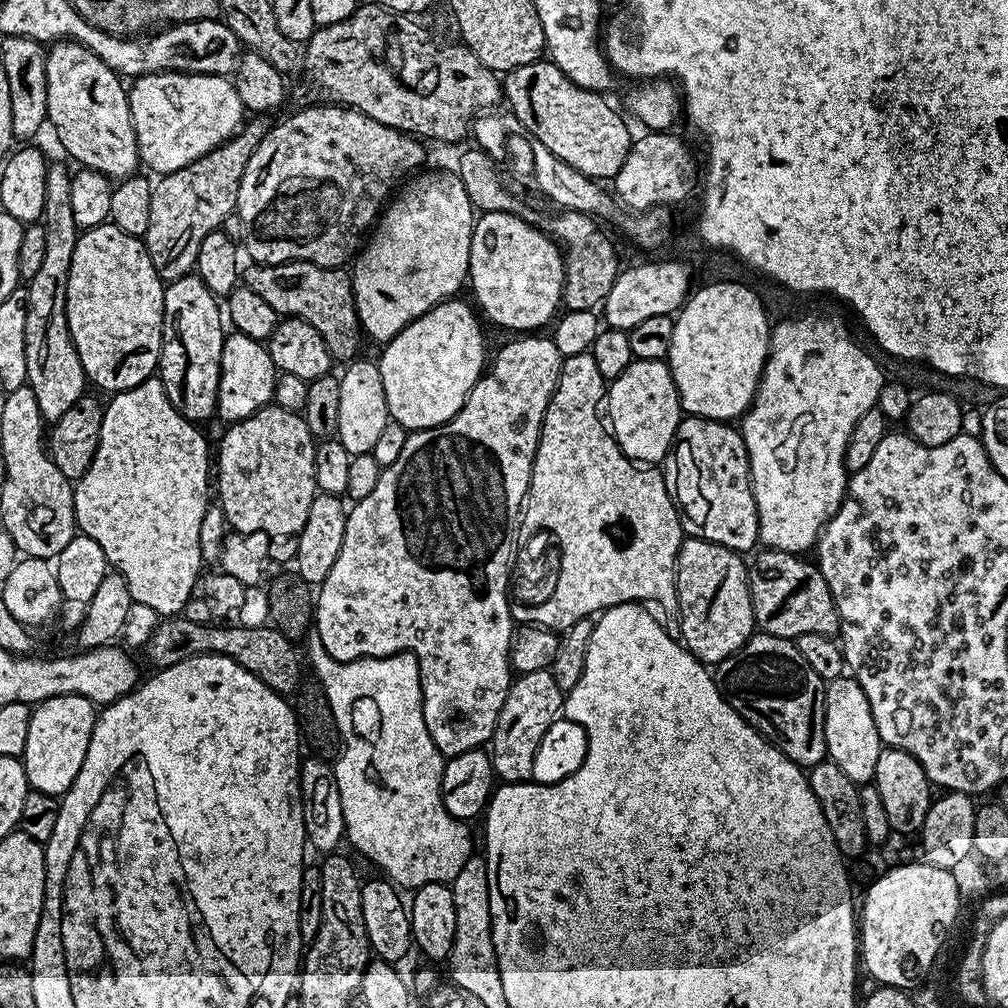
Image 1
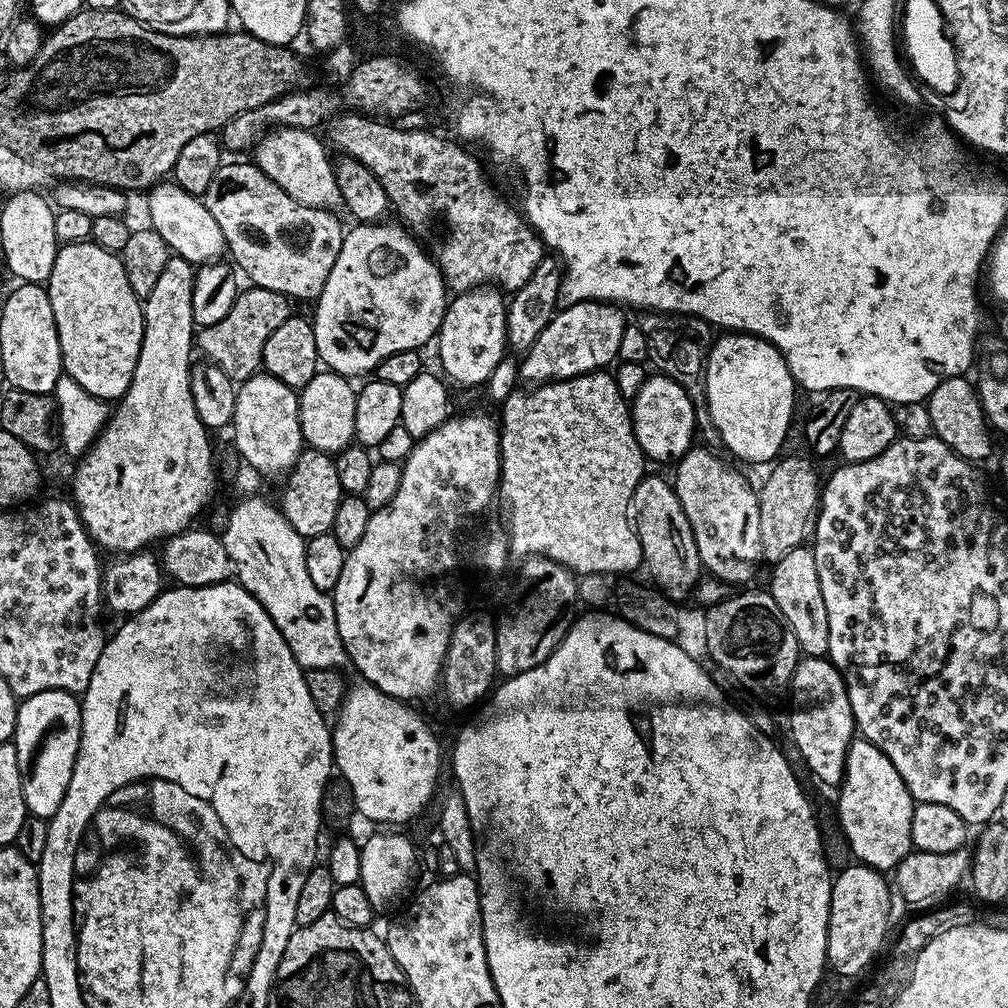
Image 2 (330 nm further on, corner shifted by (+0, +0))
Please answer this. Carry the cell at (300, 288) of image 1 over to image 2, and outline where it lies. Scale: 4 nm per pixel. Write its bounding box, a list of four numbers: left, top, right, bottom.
[194,286,294,382]

